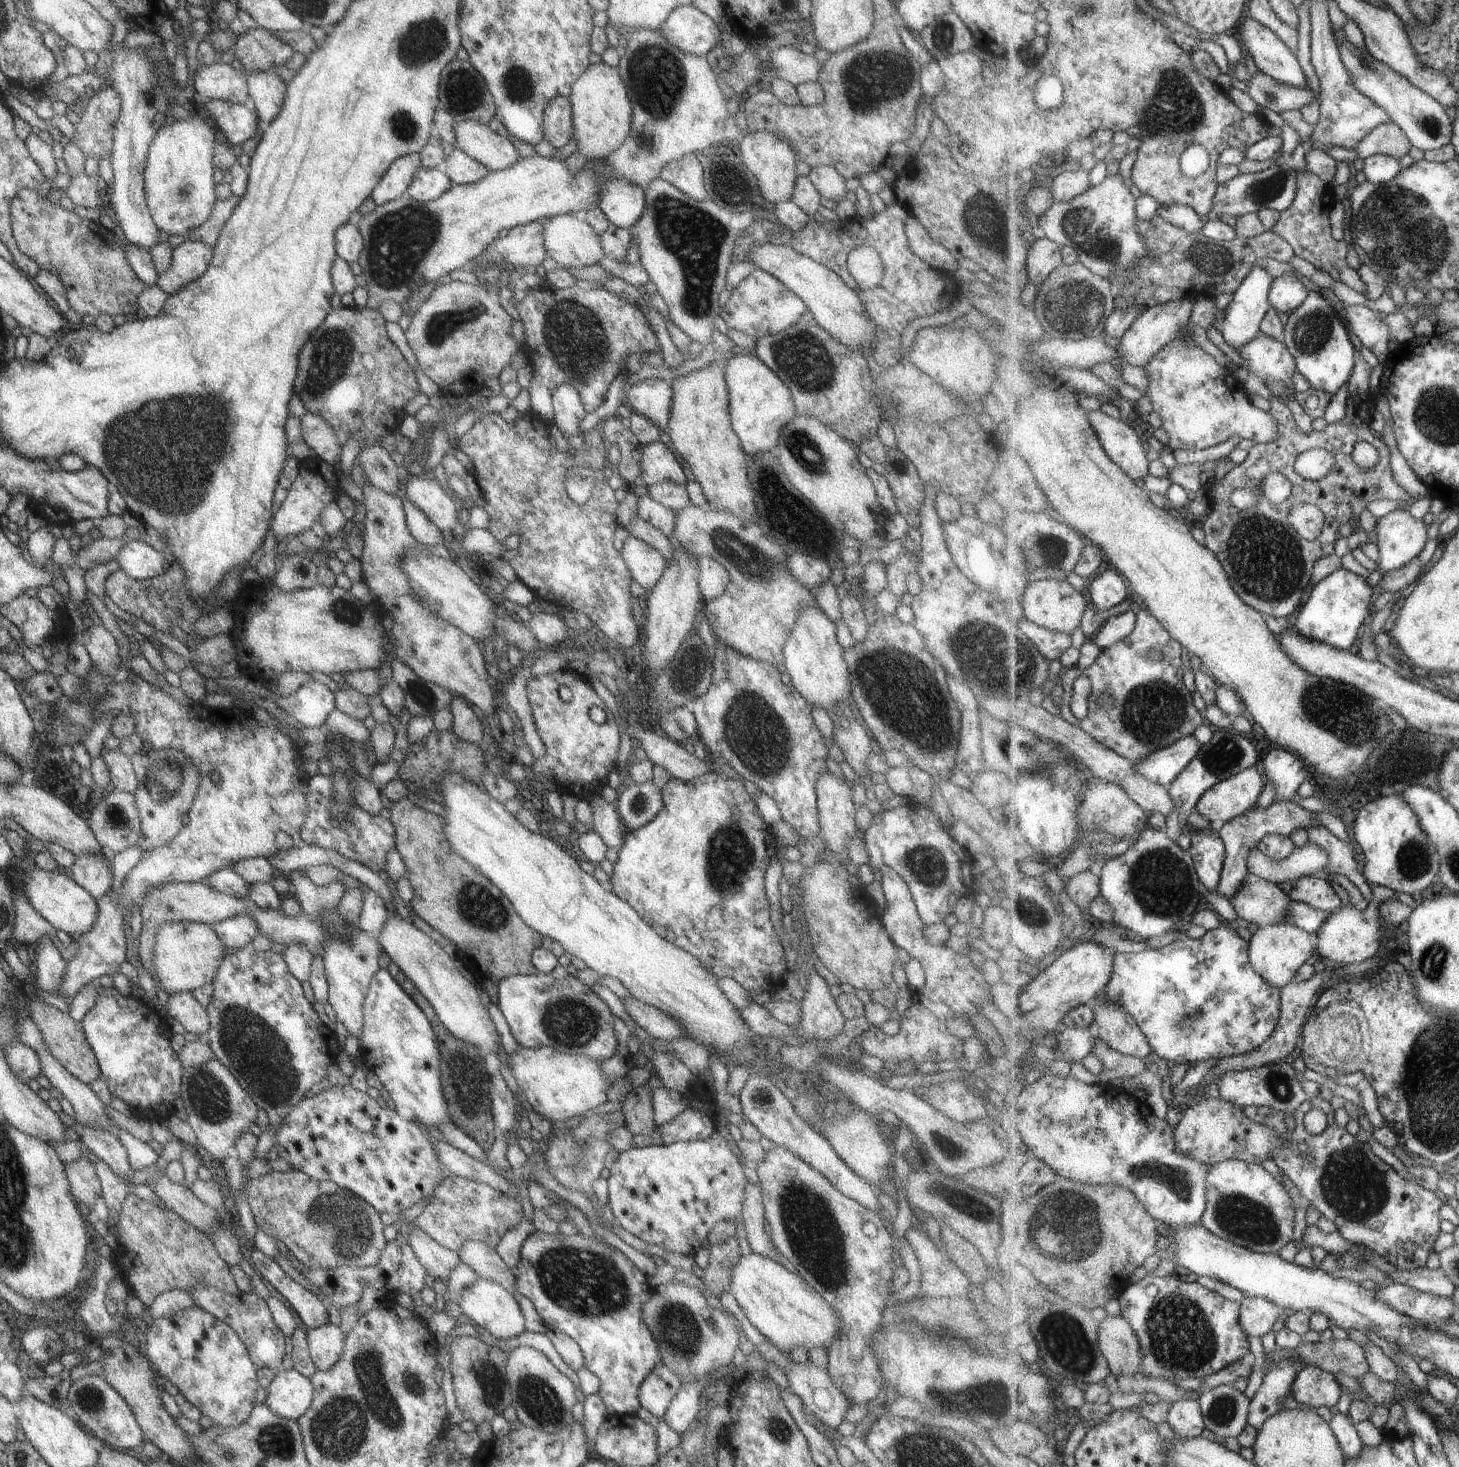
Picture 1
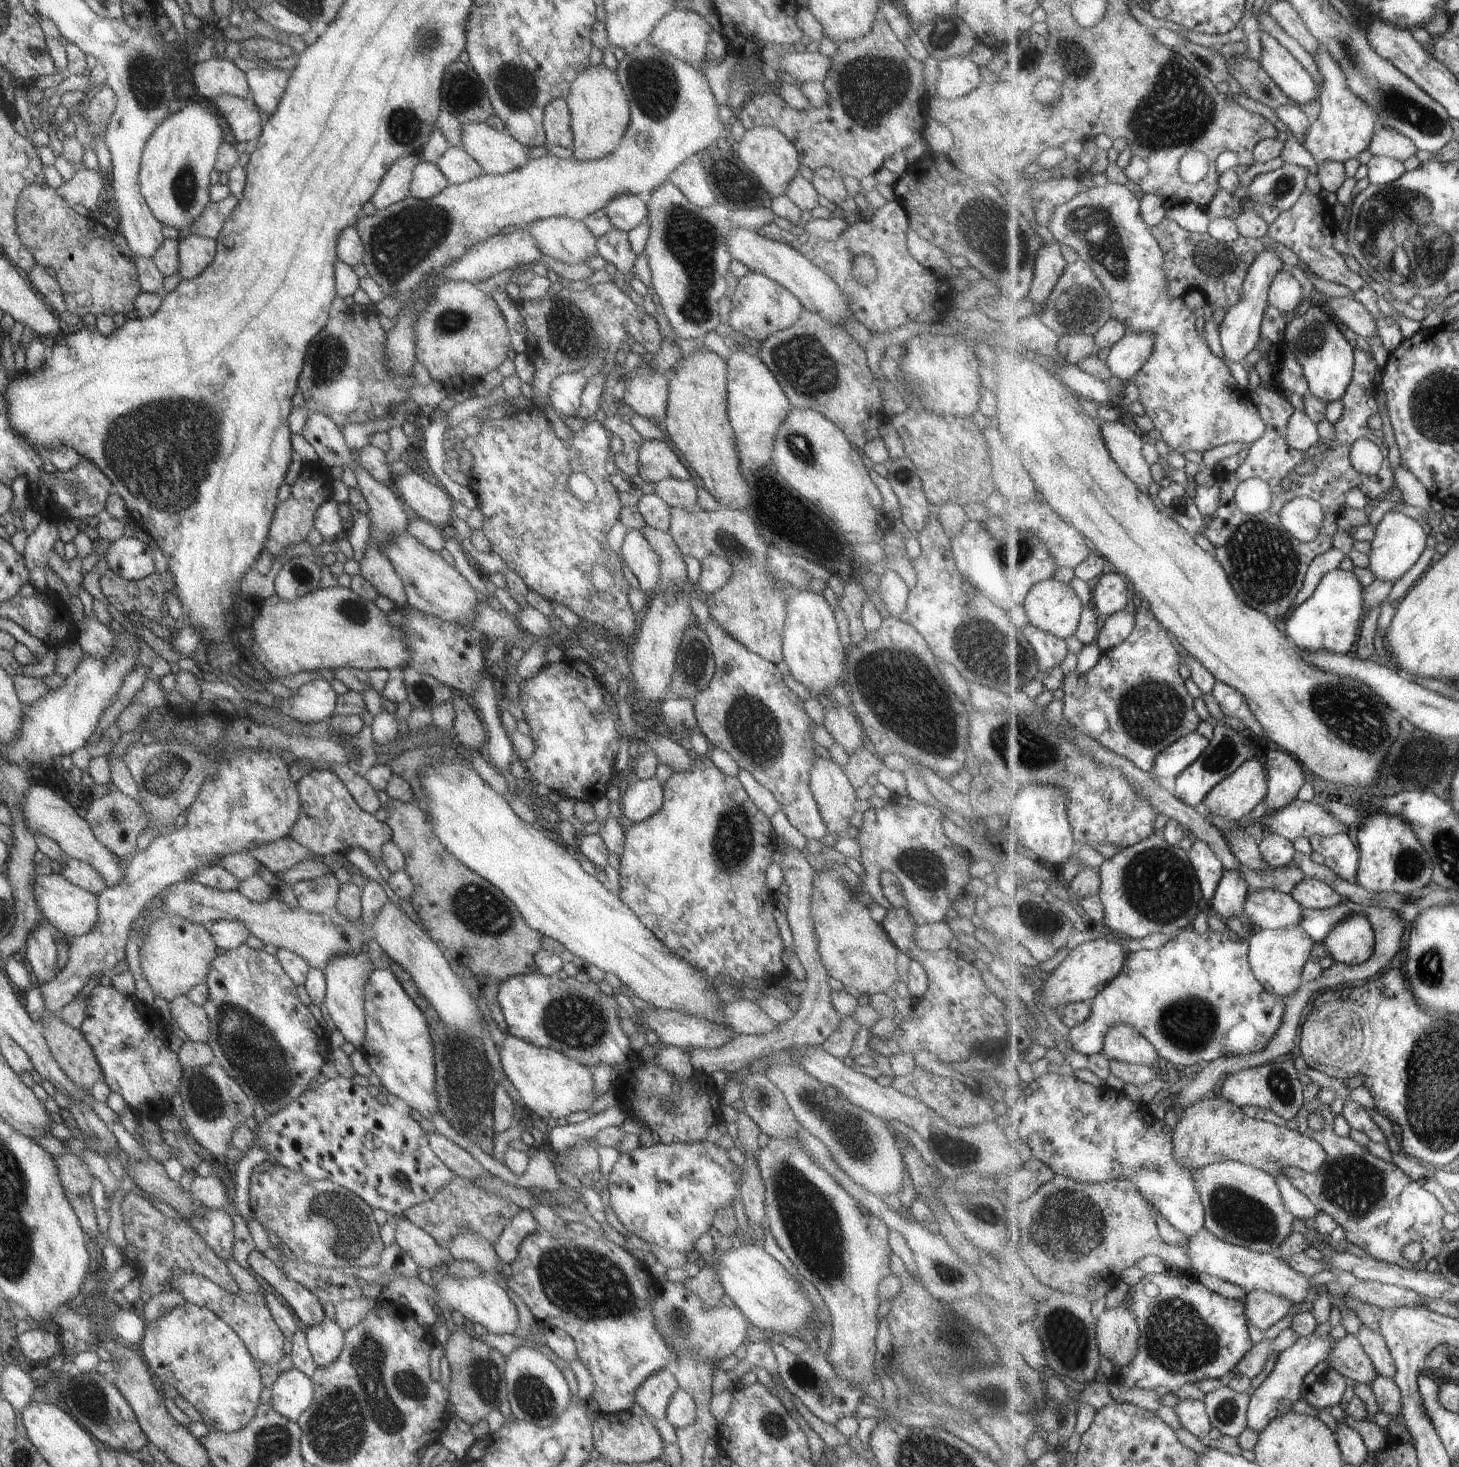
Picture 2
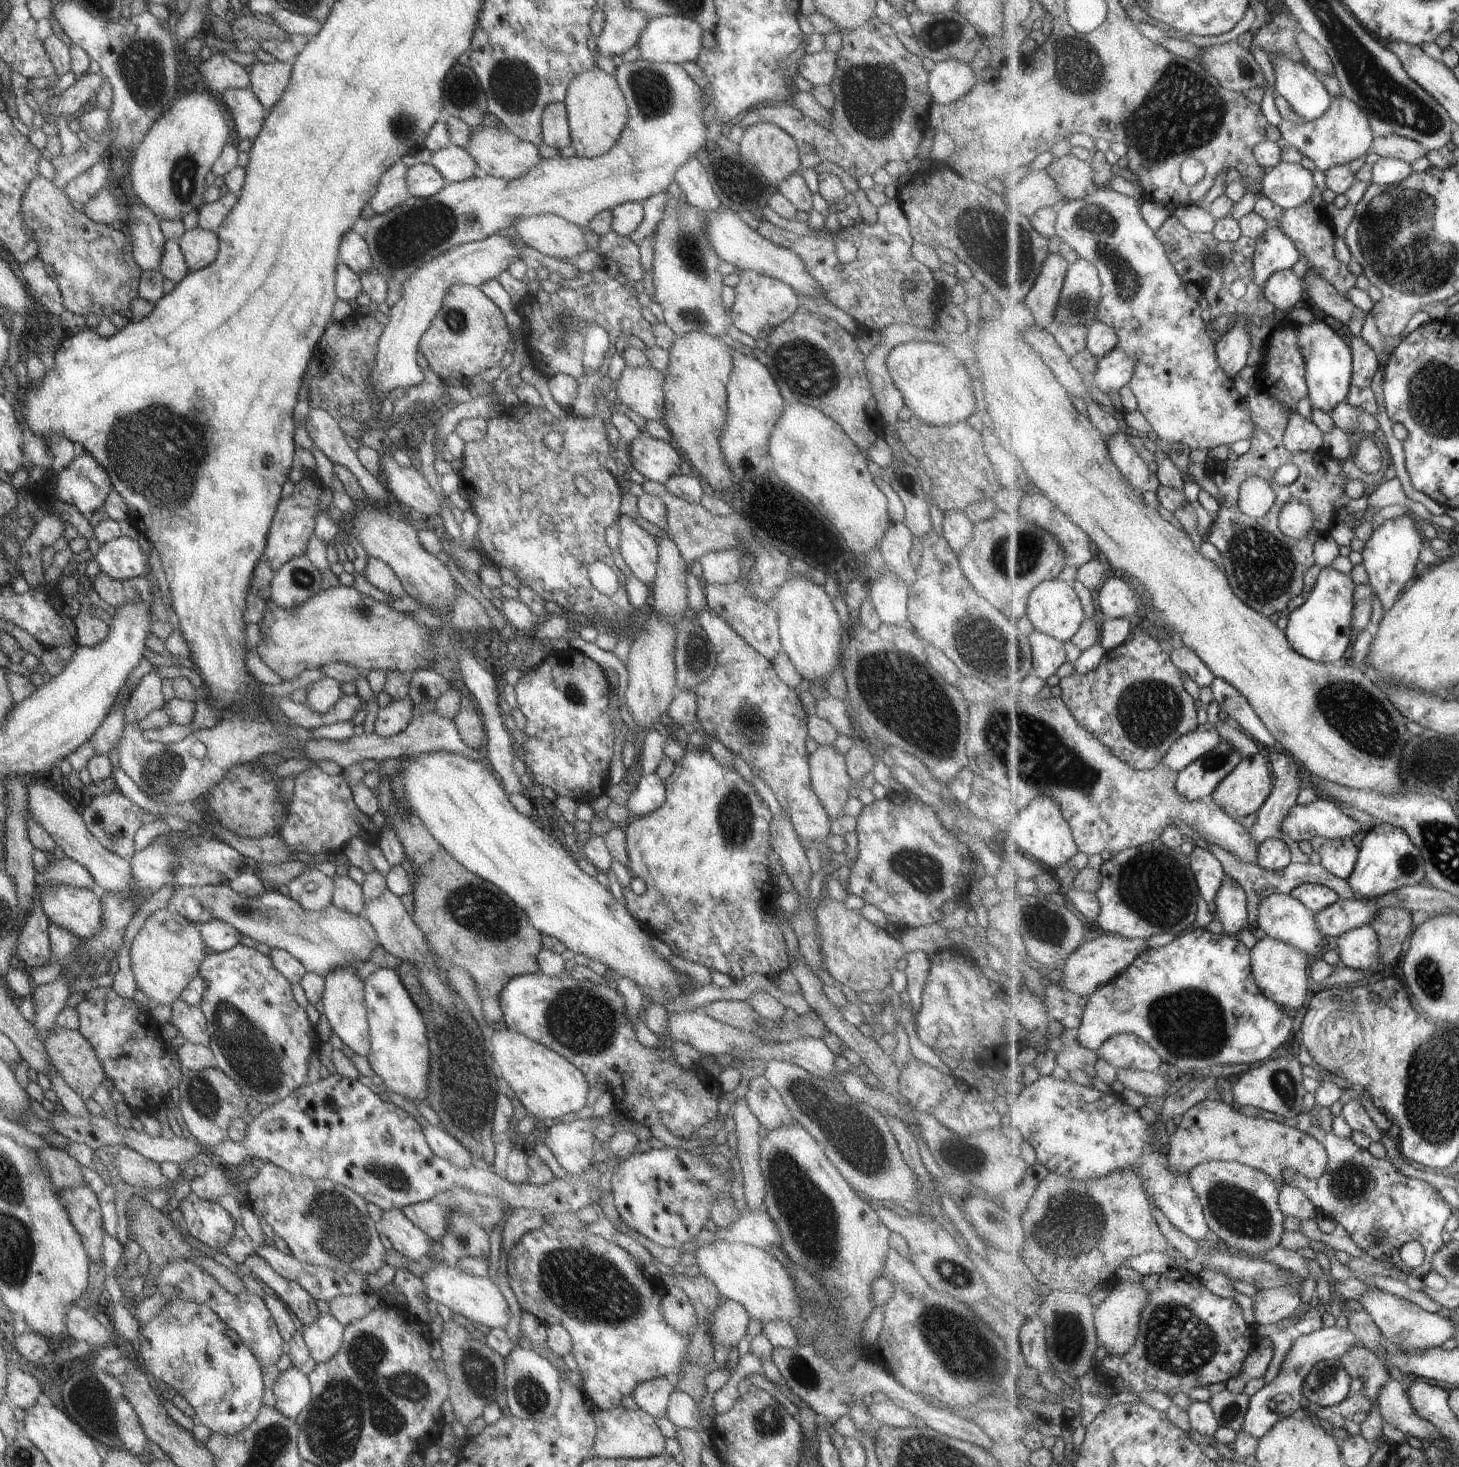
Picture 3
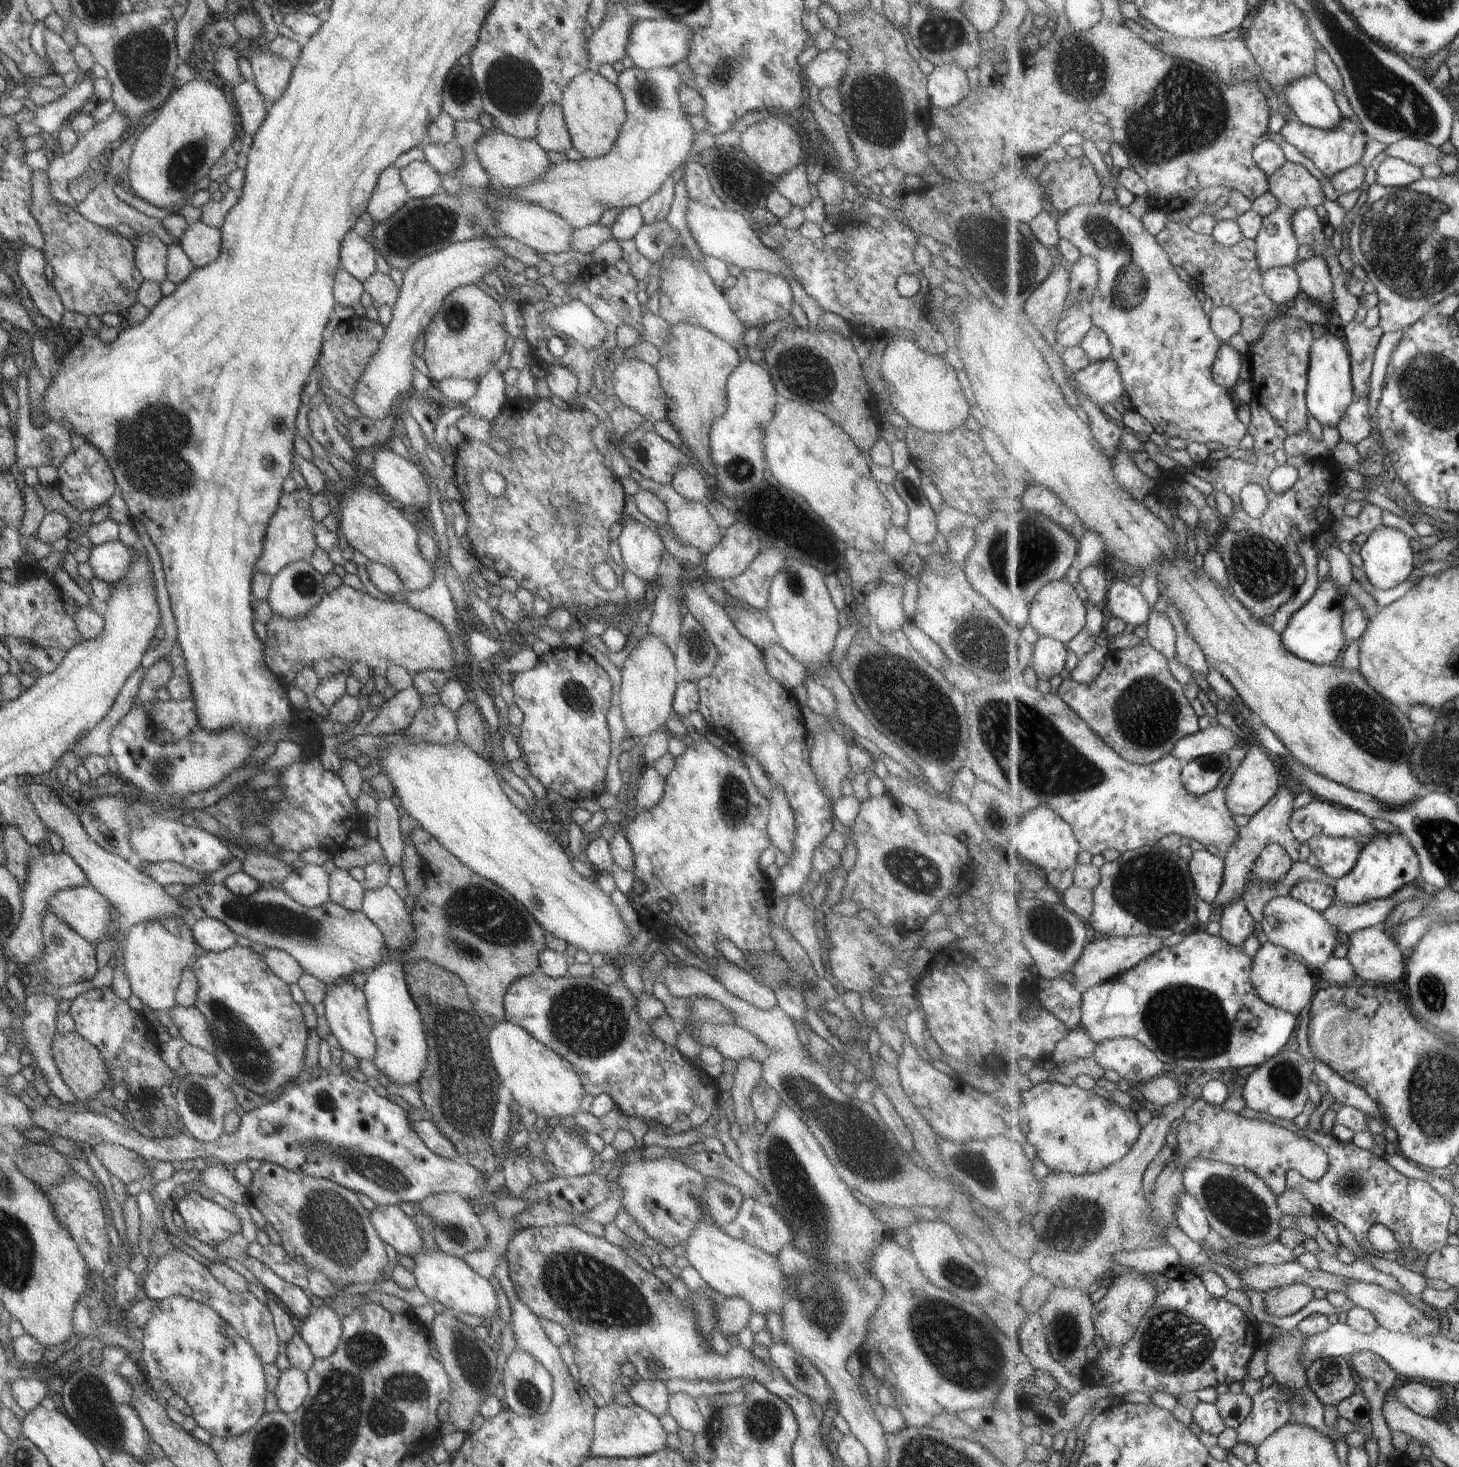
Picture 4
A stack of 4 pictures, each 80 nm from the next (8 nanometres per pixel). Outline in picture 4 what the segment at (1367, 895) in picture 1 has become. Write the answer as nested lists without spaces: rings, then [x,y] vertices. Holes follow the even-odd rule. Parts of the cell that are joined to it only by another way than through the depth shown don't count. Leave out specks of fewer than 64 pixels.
[[[1319,835],[1308,840],[1308,844],[1324,873],[1335,880],[1347,876],[1353,870],[1363,850],[1349,837]]]

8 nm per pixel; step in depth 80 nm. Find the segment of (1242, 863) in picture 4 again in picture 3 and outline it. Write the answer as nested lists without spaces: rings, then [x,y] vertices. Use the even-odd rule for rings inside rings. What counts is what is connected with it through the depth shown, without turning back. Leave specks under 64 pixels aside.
[[[1272,752],[1268,759],[1270,760],[1272,773],[1274,774],[1275,784],[1273,785],[1271,796],[1263,803],[1263,806],[1258,811],[1257,822],[1253,825],[1250,835],[1258,848],[1261,843],[1264,843],[1270,838],[1285,839],[1287,844],[1292,848],[1292,862],[1309,864],[1311,862],[1309,855],[1301,852],[1297,841],[1293,840],[1290,836],[1286,836],[1283,828],[1285,818],[1293,810],[1293,807],[1299,804],[1297,797],[1301,790],[1301,784],[1303,784],[1301,782],[1301,775],[1299,776],[1299,764],[1285,752]]]

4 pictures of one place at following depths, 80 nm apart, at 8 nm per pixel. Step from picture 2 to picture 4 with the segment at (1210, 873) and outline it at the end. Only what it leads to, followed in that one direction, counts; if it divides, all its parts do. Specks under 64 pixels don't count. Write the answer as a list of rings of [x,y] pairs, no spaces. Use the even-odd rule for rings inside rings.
[[[1201,849],[1192,853],[1189,866],[1198,895],[1202,900],[1214,906],[1221,888],[1224,887],[1225,860]]]

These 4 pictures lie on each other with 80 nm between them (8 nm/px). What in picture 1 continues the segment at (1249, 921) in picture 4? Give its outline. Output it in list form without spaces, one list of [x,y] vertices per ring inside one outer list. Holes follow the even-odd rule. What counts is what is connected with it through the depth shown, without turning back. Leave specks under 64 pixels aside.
[[[1288,800],[1274,801],[1268,807],[1257,805],[1244,812],[1243,815],[1225,823],[1224,827],[1220,830],[1220,835],[1226,844],[1226,859],[1217,892],[1229,901],[1232,896],[1238,893],[1238,890],[1245,884],[1245,880],[1248,879],[1250,873],[1248,856],[1267,835],[1283,835],[1288,837],[1297,828],[1309,830],[1313,825],[1317,824],[1313,823],[1312,812],[1303,810],[1301,806],[1297,806],[1297,804]]]

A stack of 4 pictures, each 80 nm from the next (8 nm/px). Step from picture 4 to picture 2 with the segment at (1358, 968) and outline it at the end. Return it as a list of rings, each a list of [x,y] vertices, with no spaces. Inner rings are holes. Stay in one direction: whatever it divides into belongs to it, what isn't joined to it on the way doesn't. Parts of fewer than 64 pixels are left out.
[[[1353,915],[1337,924],[1323,944],[1334,961],[1358,965],[1373,956],[1376,949],[1376,932],[1365,915]]]

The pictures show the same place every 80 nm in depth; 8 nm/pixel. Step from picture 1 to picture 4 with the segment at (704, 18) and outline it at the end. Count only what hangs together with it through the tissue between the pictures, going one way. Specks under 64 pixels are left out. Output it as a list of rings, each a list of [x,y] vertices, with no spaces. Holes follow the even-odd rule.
[[[637,18],[629,33],[624,54],[640,69],[671,67],[688,55],[691,38],[692,30],[681,21],[669,18]]]

